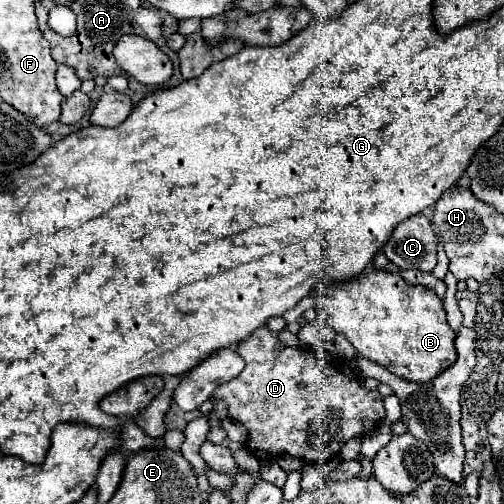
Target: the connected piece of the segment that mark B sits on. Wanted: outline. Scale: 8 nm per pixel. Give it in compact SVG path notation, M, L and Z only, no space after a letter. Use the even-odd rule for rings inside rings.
M368 269L366 273L352 277L348 281L318 283L316 289L318 289L318 307L326 311L326 325L330 325L336 333L344 335L362 357L386 367L398 377L416 383L426 383L454 363L456 359L454 333L446 321L442 299L438 299L438 295L432 289L418 285L414 287L406 283L398 273L386 269Z

